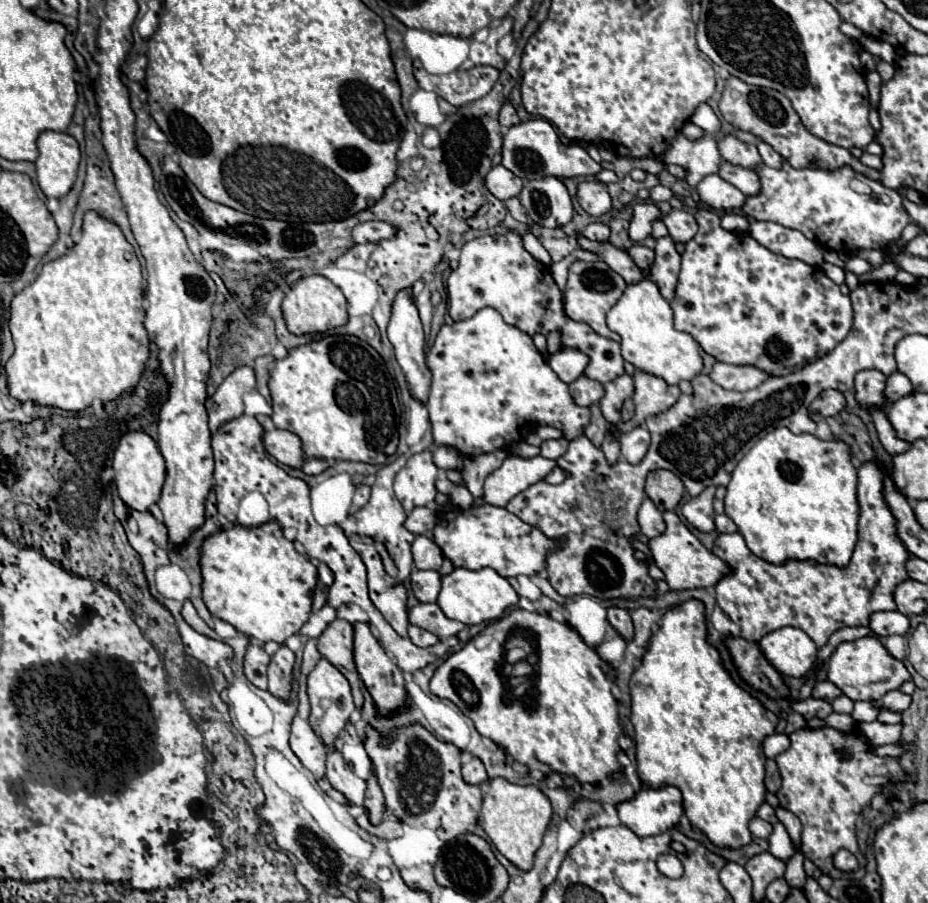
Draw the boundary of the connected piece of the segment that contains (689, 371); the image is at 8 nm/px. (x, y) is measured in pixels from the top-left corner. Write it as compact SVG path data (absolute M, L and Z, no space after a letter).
M649 279L627 285L621 299L607 313L607 325L621 335L621 355L625 361L651 375L661 375L669 385L677 385L681 379L693 379L693 375L703 369L699 345L689 333L681 333L673 327L669 301L663 299L659 287Z

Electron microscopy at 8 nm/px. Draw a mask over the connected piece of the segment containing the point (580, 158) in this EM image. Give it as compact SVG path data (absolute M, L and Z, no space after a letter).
M529 119L509 127L503 137L503 165L521 179L543 179L547 175L565 179L565 177L583 177L597 175L601 165L593 161L581 145L563 145L553 125L545 119Z

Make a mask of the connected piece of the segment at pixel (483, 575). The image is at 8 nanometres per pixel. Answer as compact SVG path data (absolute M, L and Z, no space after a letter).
M453 569L449 575L441 577L441 591L437 605L441 611L455 621L461 621L465 625L479 625L483 621L493 621L499 619L501 613L515 605L519 601L517 591L509 585L505 577L501 577L493 569L481 569L481 571L469 571L469 569Z

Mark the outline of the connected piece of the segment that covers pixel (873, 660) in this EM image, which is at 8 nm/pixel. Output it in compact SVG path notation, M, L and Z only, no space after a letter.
M867 635L851 643L841 643L833 651L827 667L827 679L835 683L853 701L871 701L879 699L887 691L899 689L905 681L911 679L911 675L899 659L889 655L889 651L875 635Z

